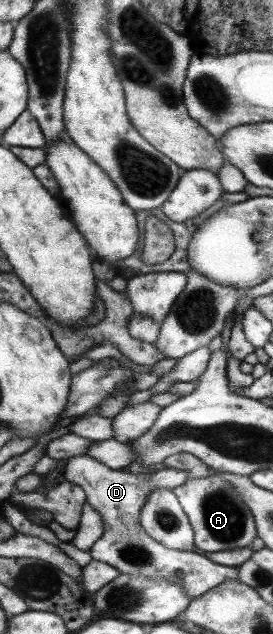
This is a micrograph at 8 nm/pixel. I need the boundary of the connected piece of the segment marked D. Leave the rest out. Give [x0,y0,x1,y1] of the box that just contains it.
[62,454,239,600]

